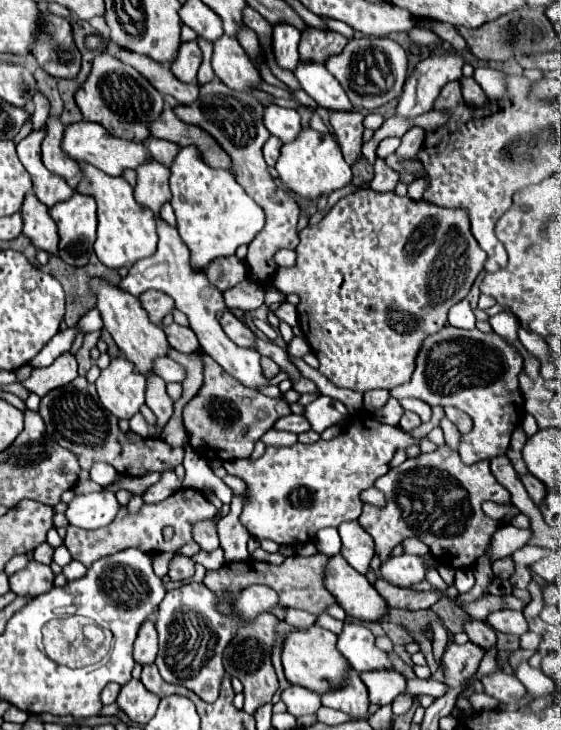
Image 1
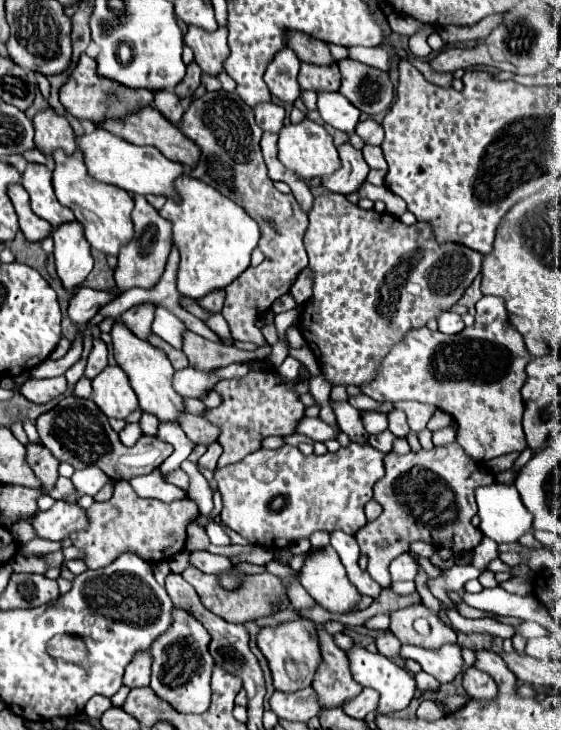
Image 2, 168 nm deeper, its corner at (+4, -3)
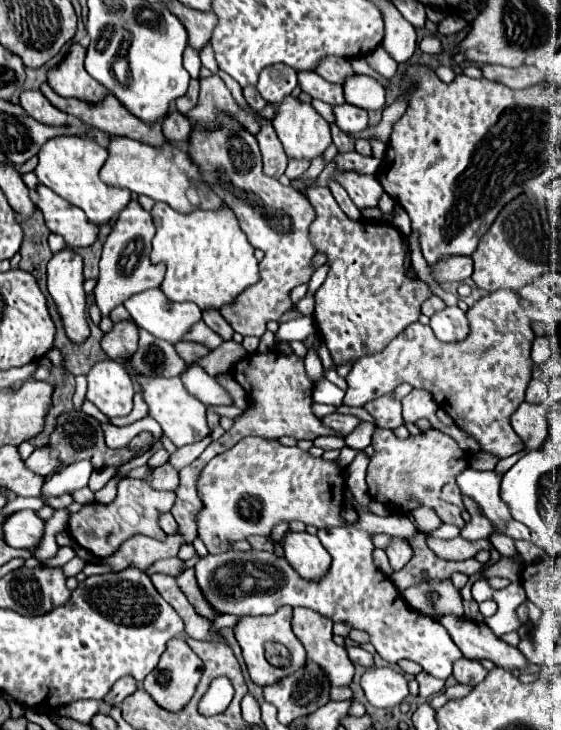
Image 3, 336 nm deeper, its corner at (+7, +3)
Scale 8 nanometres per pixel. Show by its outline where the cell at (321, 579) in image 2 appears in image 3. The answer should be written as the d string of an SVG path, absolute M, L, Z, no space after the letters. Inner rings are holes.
M287 532L283 538L283 550L285 558L299 572L299 576L317 580L327 574L331 556L317 536L311 536L309 532Z

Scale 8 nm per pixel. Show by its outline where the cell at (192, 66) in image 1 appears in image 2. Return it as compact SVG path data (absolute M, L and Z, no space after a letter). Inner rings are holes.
M190 62L188 68L186 68L186 76L184 76L184 80L174 88L176 96L178 96L178 98L192 96L192 92L200 86L200 74L202 74L200 66L198 66L196 62Z

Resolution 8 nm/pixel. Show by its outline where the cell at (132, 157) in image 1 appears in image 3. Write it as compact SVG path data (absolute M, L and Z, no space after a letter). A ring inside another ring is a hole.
M113 138L109 144L109 158L101 170L101 178L119 188L127 188L137 194L145 194L155 202L165 202L181 214L193 210L219 210L227 206L199 176L199 168L191 162L189 154L173 144L163 144L153 148L131 138Z

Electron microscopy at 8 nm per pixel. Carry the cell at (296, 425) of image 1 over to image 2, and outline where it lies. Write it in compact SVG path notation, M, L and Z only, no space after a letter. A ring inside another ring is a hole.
M304 416L304 418L298 422L296 432L298 432L298 434L304 434L304 436L308 436L308 438L312 438L312 440L324 442L324 440L328 440L328 438L336 438L338 428L324 424L320 418L306 418L306 416Z

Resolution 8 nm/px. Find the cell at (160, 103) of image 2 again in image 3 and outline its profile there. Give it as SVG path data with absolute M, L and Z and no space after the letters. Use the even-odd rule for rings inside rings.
M171 110L169 116L161 122L163 126L163 136L169 140L169 142L189 142L189 136L191 136L191 122L187 120L187 116L179 114L177 110Z

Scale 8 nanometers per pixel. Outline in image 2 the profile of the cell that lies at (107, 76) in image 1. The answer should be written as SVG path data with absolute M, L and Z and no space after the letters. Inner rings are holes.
M88 54L80 56L78 66L70 74L68 82L60 88L60 102L62 102L62 106L72 116L76 116L78 120L90 120L96 126L106 122L108 118L112 118L112 120L128 118L130 114L134 114L134 112L142 110L144 106L152 104L152 100L154 100L154 94L150 90L130 90L126 86L118 86L116 82L110 82L110 78L102 78L98 74L96 60L90 58Z

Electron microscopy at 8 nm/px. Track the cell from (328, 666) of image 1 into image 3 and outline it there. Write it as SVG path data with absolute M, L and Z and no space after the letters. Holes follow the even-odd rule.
M283 606L271 616L245 616L239 618L235 626L235 638L243 650L243 658L249 670L251 680L257 686L273 684L283 676L303 668L305 664L305 648L299 644L299 638L291 630L291 608Z

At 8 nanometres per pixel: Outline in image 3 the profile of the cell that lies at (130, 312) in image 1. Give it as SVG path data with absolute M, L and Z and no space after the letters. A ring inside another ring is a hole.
M137 376L137 384L141 386L143 398L149 404L149 414L161 424L163 434L175 444L175 446L185 446L185 444L195 444L203 440L211 430L205 420L205 406L195 400L195 396L187 394L183 388L181 378L147 378L147 376Z

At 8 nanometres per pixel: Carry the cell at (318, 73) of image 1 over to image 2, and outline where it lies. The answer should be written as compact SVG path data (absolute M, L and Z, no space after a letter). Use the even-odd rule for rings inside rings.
M316 92L318 94L318 112L322 120L346 134L352 134L360 110L356 110L340 92Z

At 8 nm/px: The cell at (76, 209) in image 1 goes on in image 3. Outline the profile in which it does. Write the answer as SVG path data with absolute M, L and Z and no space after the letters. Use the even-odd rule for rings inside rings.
M69 248L53 254L53 258L49 260L49 266L47 266L47 290L57 306L57 312L61 316L67 338L73 344L81 344L91 332L87 326L87 314L85 314L87 300L85 300L85 290L83 290L83 260L81 260L81 256L77 256Z

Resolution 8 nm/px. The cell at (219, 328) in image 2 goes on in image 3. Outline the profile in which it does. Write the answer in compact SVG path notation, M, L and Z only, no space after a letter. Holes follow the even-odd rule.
M201 320L201 322L197 322L197 324L193 324L193 328L191 328L191 332L187 332L185 336L183 336L183 340L187 340L187 342L197 342L197 344L203 344L205 348L209 348L209 350L213 350L213 348L217 348L219 344L223 344L223 340Z

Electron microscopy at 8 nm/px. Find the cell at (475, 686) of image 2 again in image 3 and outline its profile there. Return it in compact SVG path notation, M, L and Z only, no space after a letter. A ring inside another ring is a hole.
M461 658L453 664L453 676L459 684L471 684L477 686L479 682L485 680L487 670L481 666L479 660L469 660L469 658Z

